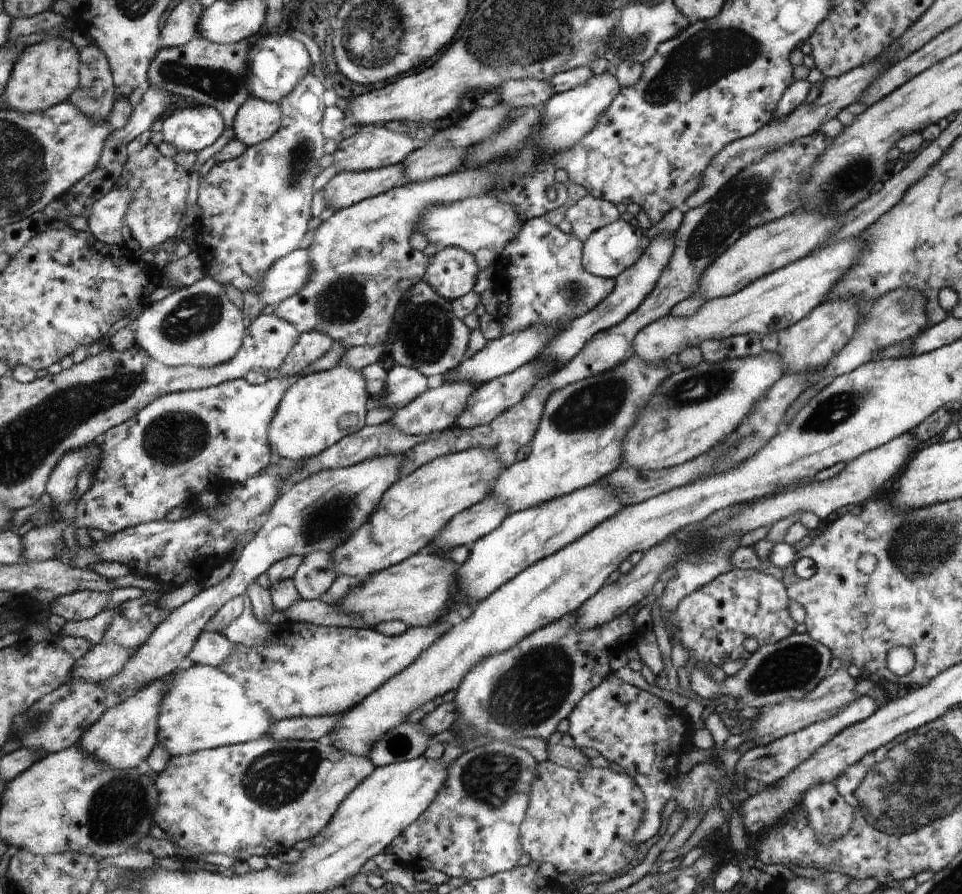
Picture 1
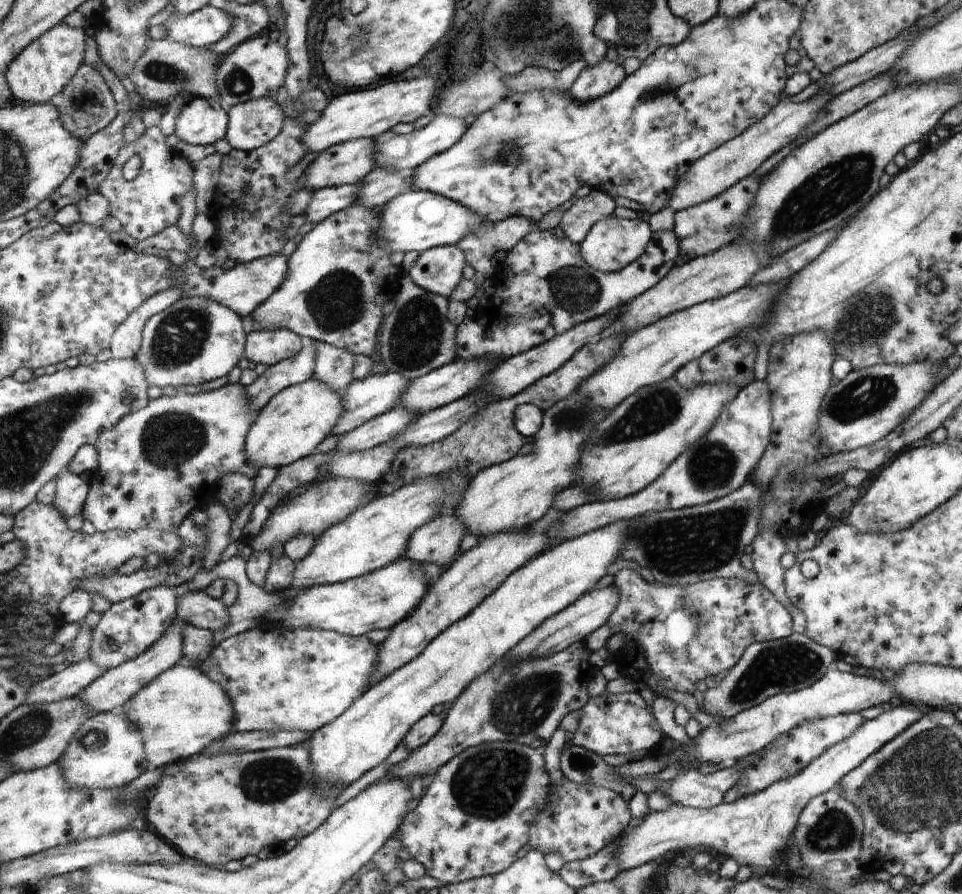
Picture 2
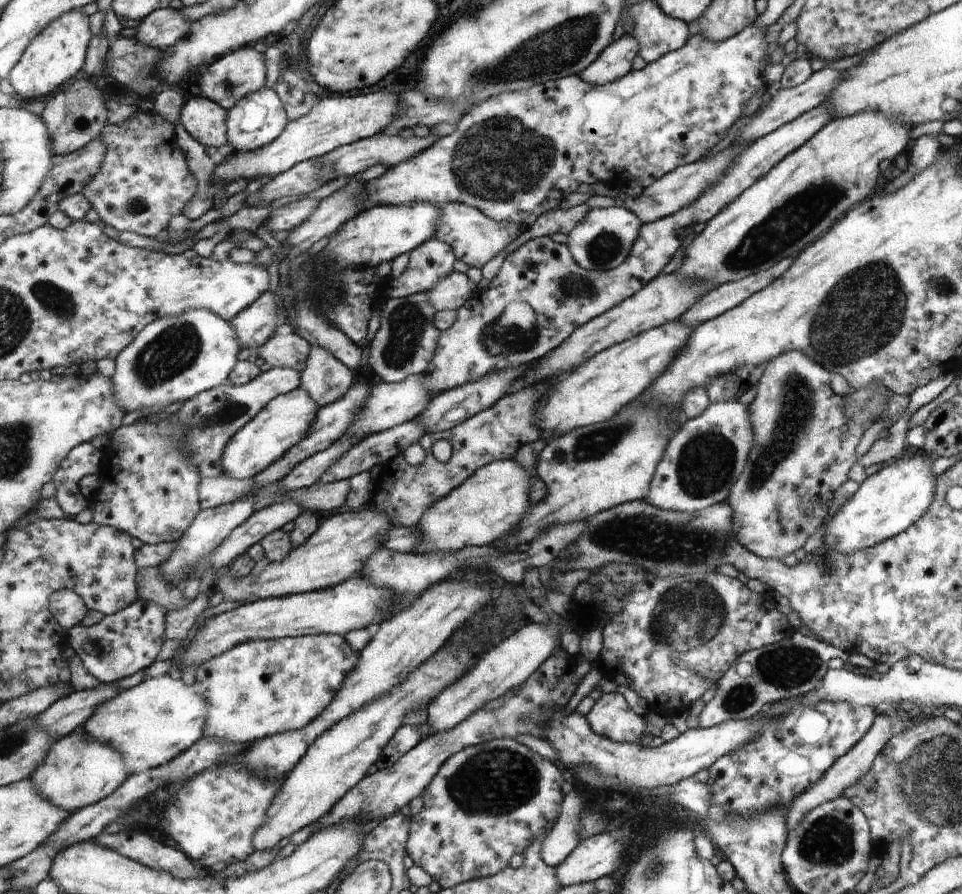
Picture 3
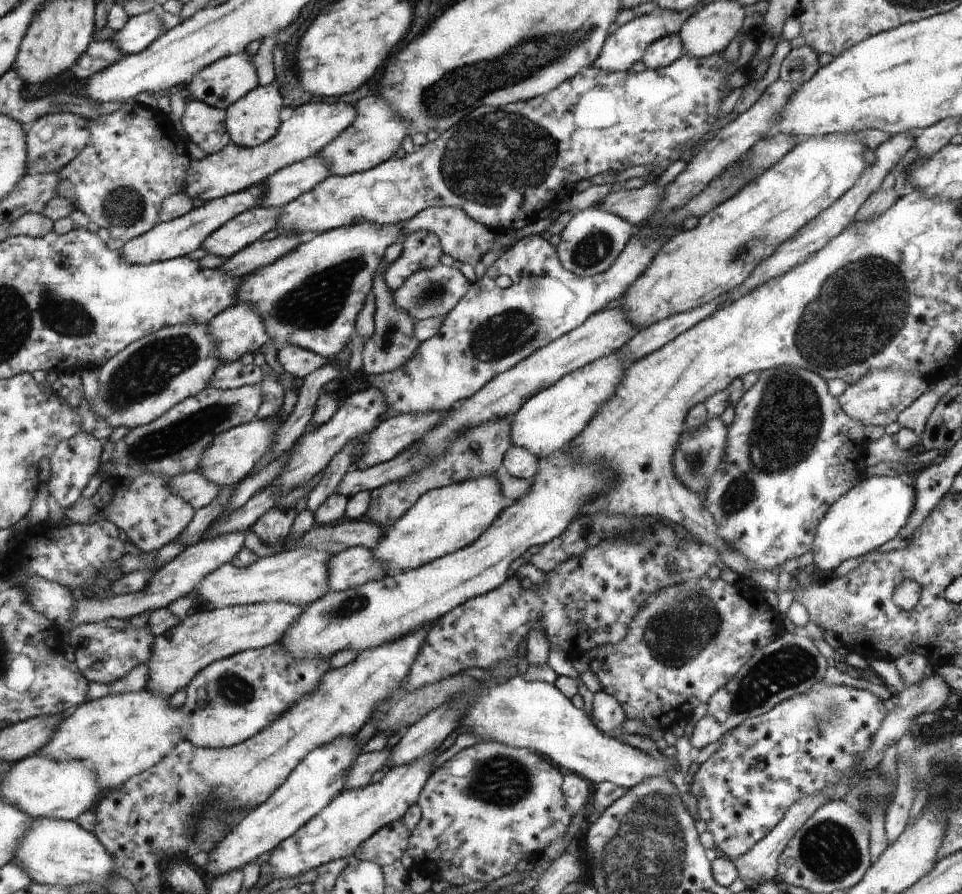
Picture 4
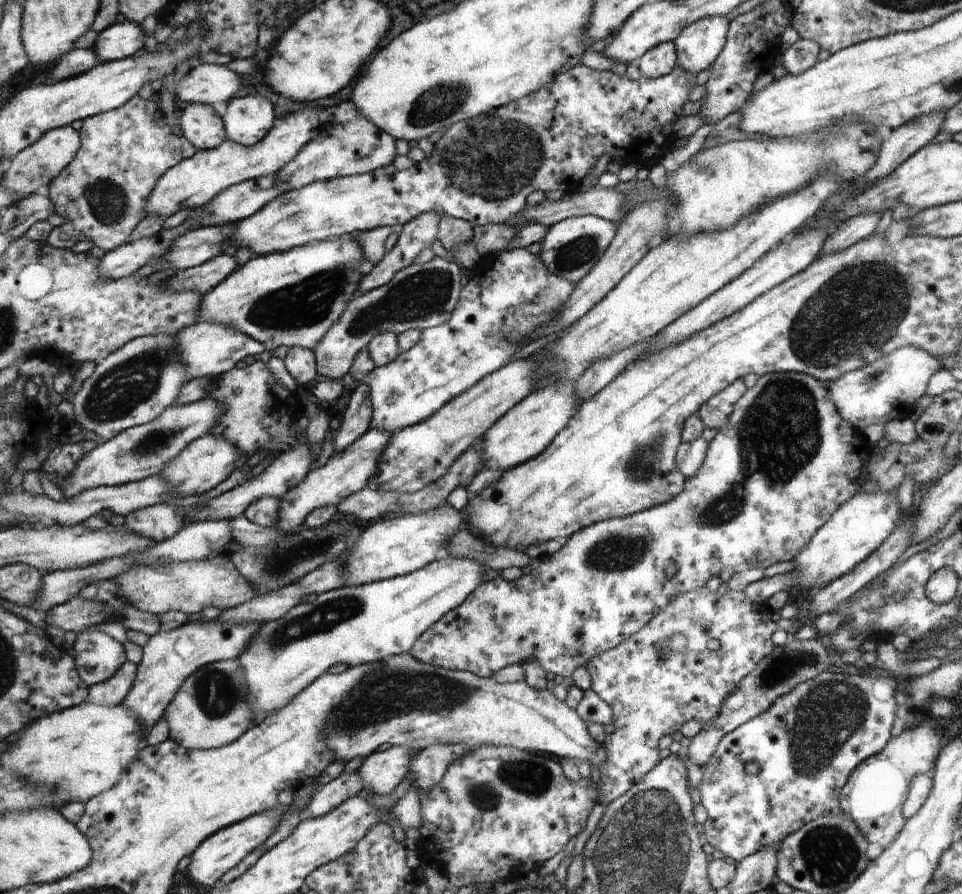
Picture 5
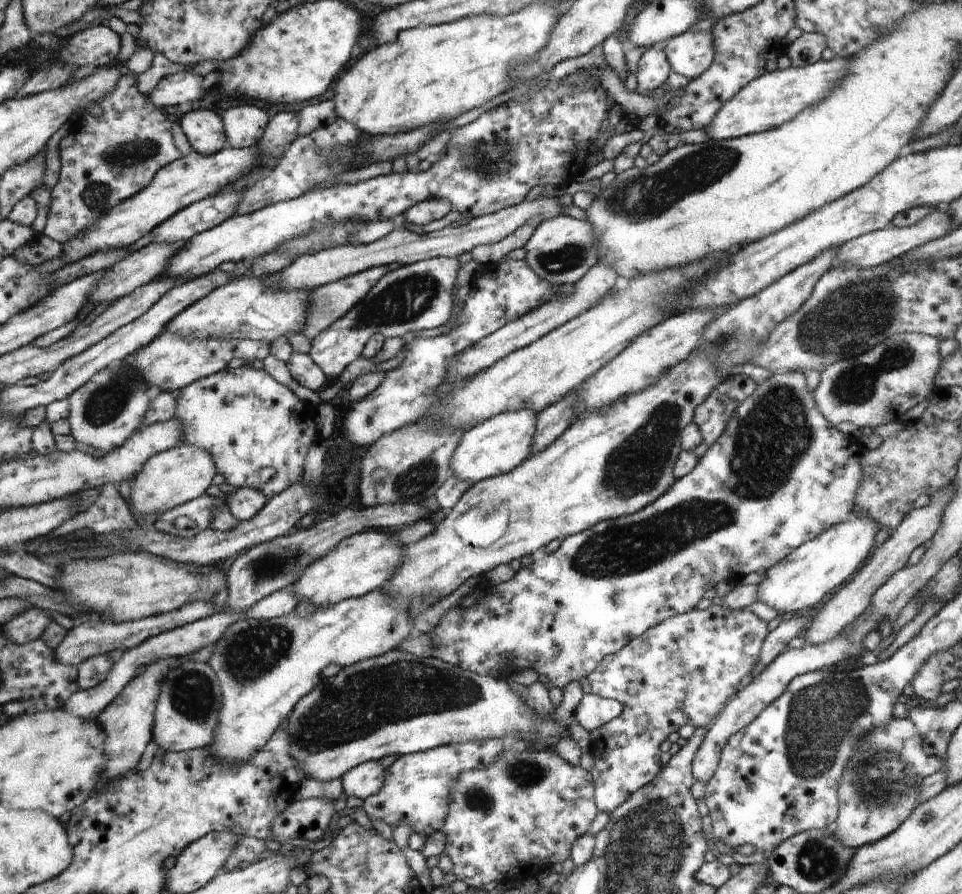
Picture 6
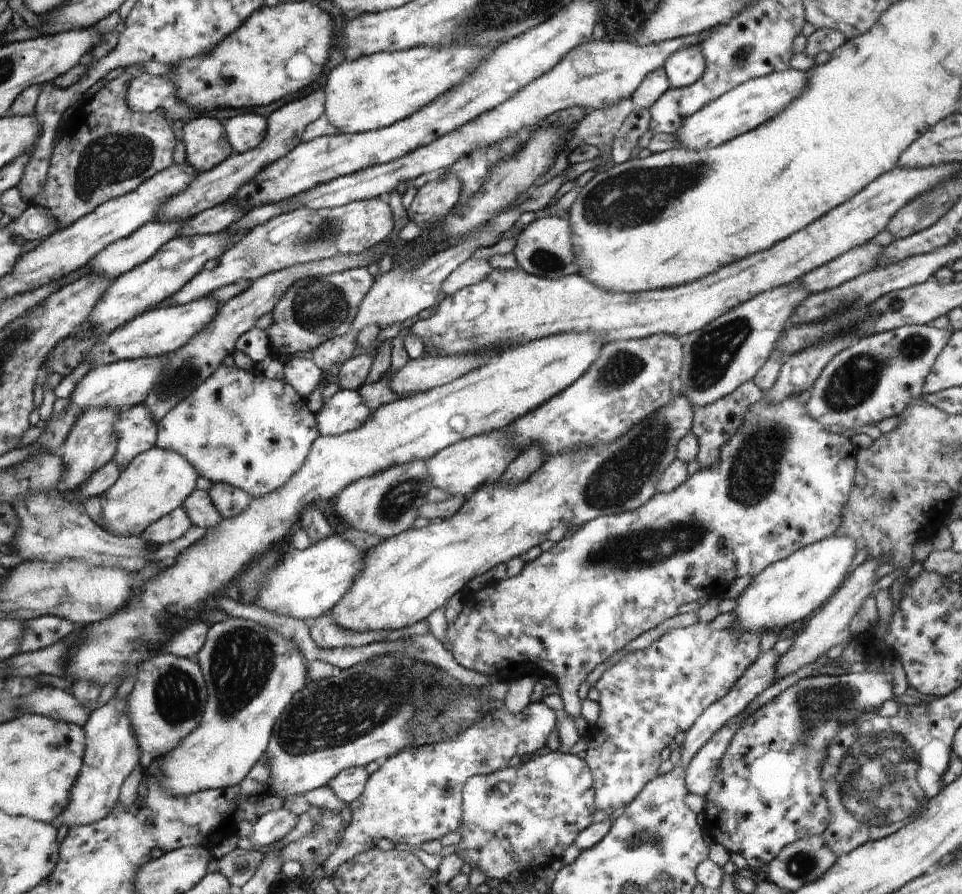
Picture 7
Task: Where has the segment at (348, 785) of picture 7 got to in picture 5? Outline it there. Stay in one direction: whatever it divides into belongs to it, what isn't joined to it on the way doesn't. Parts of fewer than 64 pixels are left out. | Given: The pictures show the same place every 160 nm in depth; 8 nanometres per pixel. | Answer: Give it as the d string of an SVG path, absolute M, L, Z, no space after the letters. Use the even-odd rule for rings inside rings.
M395 746L383 752L374 751L356 768L363 788L373 794L388 796L407 776L412 755L416 752L409 746Z

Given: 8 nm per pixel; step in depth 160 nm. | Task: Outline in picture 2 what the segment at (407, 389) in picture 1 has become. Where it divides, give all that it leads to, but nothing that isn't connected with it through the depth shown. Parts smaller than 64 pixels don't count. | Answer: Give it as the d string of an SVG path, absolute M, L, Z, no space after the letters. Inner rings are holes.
M388 371L385 374L377 374L367 376L364 379L354 380L342 395L344 398L344 414L340 418L340 422L333 428L331 435L346 434L362 424L367 423L369 420L384 414L387 410L393 409L399 404L401 394L405 394L405 390L409 385L400 373L393 373Z

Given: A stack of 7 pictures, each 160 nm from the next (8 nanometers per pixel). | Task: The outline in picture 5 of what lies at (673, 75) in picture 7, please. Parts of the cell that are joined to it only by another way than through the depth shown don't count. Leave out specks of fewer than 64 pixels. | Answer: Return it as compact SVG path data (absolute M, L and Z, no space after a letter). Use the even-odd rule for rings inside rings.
M706 17L685 26L673 40L677 66L697 75L717 59L727 39L729 21Z

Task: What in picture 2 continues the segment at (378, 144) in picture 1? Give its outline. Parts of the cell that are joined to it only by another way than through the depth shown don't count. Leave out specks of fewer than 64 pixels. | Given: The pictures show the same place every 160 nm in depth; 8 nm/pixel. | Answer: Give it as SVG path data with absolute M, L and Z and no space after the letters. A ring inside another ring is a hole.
M358 139L322 151L305 169L305 187L317 191L356 185L373 168L373 139Z

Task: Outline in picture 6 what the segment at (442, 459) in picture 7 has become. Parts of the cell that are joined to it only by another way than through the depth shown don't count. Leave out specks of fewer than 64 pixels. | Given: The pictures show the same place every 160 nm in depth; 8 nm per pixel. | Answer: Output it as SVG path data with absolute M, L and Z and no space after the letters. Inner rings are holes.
M522 409L493 416L484 423L478 423L476 427L468 428L452 456L451 475L473 485L481 480L513 471L514 467L520 466L532 454L537 432L536 424L536 413L530 409Z

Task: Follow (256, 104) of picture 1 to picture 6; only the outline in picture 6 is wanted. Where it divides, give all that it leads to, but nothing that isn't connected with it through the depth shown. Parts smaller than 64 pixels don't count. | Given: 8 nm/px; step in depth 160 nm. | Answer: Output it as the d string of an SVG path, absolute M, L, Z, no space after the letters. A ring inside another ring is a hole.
M240 104L222 112L228 146L235 149L256 147L268 124L264 110L248 104Z

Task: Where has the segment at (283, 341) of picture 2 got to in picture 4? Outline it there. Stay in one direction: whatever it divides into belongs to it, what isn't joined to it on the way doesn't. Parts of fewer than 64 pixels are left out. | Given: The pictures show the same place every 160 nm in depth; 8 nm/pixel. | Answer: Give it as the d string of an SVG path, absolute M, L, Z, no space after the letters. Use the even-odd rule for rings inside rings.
M285 343L282 346L283 348L277 351L277 360L287 376L299 382L330 362L326 357L318 356L310 349L300 348L298 345Z

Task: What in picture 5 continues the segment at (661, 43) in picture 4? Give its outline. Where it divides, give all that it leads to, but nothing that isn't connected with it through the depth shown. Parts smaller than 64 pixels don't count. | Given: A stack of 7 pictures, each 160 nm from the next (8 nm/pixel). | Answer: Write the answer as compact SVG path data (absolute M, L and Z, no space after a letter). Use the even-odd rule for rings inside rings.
M673 41L659 44L640 59L636 60L642 77L655 79L670 74L677 66L677 56Z

